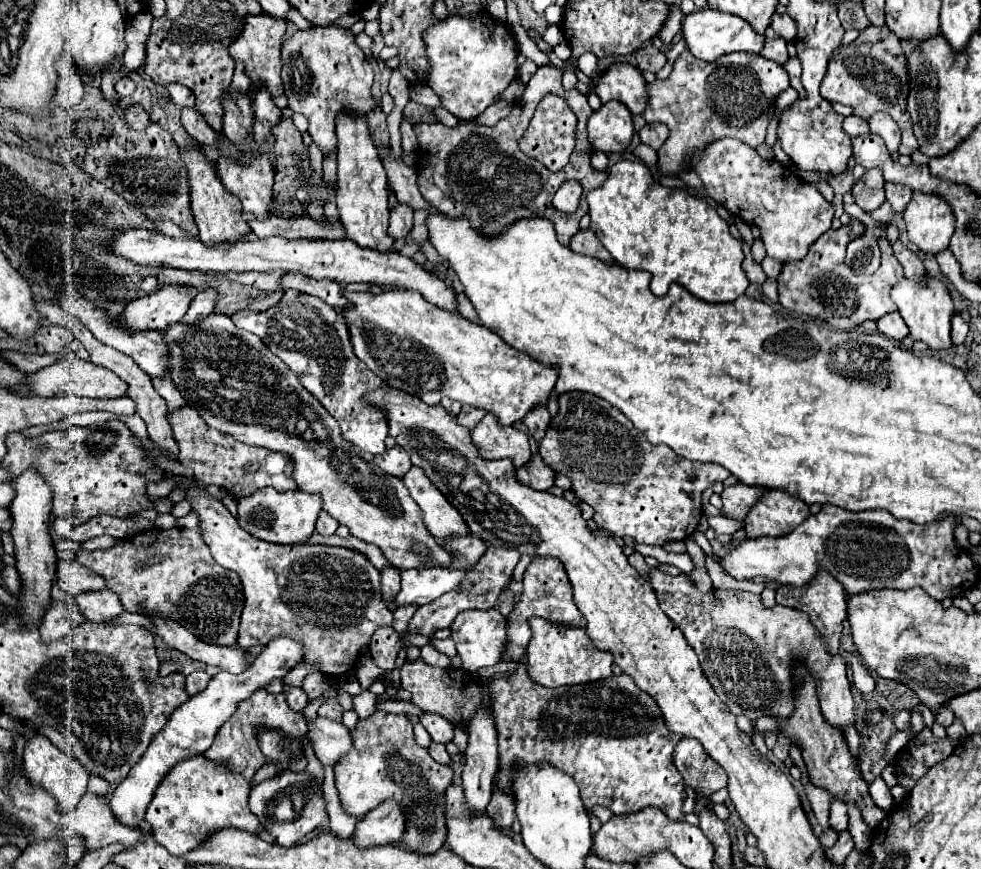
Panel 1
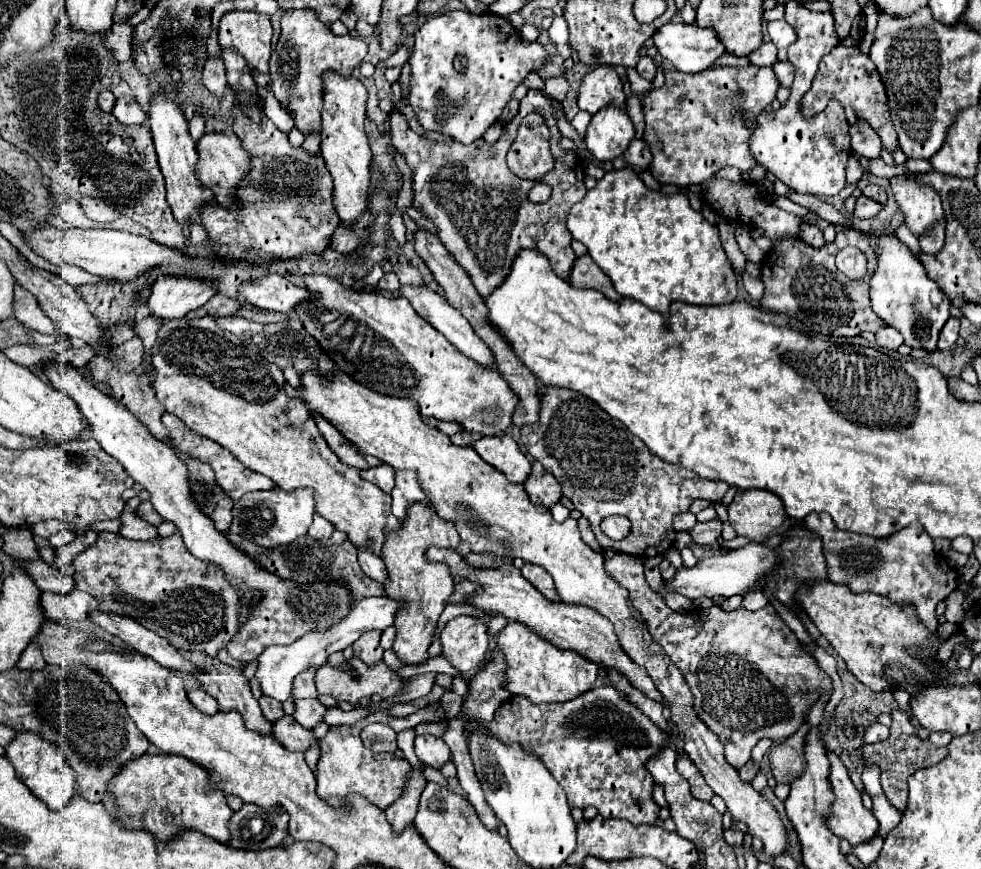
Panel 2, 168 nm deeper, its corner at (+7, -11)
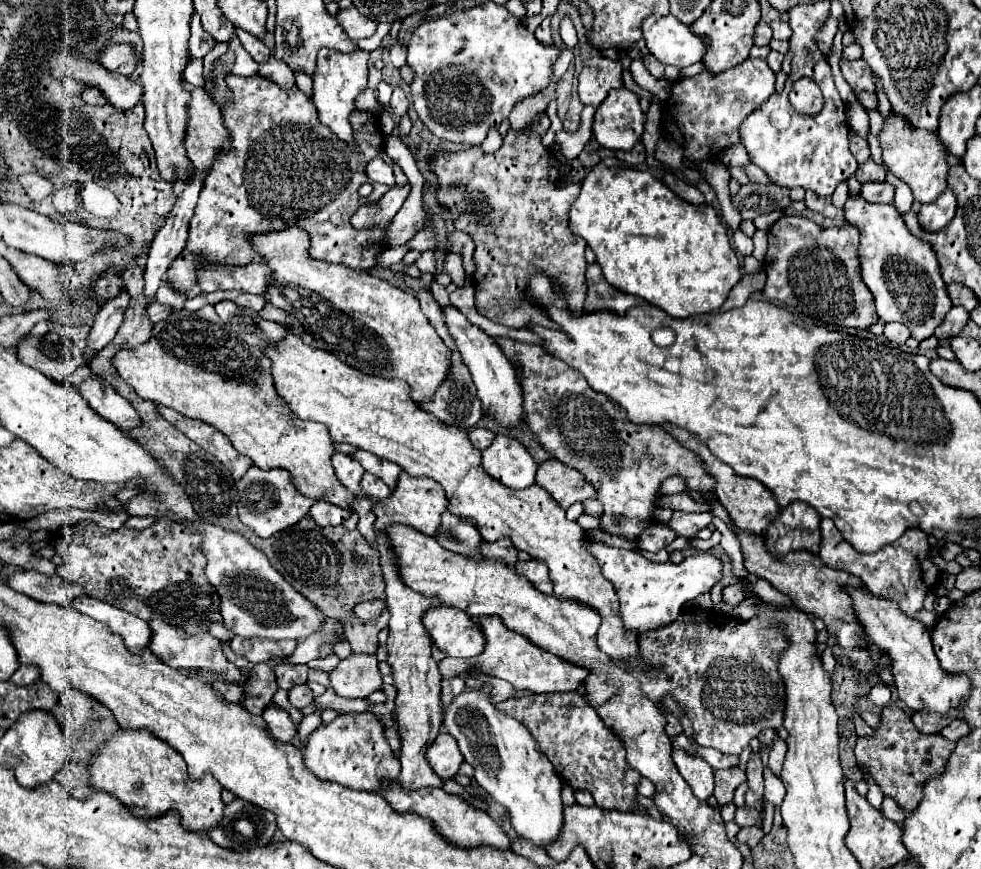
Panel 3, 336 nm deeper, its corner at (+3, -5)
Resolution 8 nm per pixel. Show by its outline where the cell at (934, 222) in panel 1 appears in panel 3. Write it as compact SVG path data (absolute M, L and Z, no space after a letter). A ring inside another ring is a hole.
M891 114L883 122L883 128L879 132L879 142L883 150L883 164L891 174L895 174L913 190L915 200L919 200L921 204L929 204L935 198L939 198L939 194L947 186L945 180L947 180L949 164L947 164L947 150L941 144L937 132L929 134L929 130L917 130L899 114Z

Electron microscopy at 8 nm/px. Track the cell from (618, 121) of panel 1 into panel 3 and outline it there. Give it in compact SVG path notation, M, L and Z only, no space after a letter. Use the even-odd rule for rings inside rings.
M617 88L611 90L609 96L597 108L593 118L593 136L603 148L631 150L641 140L643 124L645 124L645 114L639 108L639 96L627 88Z

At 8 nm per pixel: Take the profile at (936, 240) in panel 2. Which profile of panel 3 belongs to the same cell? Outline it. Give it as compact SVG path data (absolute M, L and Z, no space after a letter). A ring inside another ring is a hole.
M945 188L945 192L939 196L937 202L929 202L921 206L919 224L929 232L937 232L953 220L955 210L957 210L955 194L951 192L951 188Z

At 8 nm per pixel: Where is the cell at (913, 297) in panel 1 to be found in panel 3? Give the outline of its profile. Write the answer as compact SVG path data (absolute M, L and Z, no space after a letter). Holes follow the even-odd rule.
M855 194L847 198L843 210L845 220L861 230L861 278L875 298L879 318L883 322L905 324L915 340L933 336L953 304L947 296L947 286L939 274L939 262L931 244L909 232L893 204L871 204L861 194Z

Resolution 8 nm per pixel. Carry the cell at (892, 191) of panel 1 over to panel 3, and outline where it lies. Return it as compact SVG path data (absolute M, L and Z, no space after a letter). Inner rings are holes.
M869 158L865 164L861 164L855 172L855 178L865 184L865 182L883 182L885 180L885 166L877 164L873 158Z

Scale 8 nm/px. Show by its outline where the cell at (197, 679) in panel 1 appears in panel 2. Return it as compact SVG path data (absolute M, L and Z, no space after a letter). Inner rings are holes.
M197 688L197 690L191 690L189 692L189 700L191 704L201 710L201 712L207 712L207 714L215 714L217 712L217 700L213 696L209 696L203 688Z

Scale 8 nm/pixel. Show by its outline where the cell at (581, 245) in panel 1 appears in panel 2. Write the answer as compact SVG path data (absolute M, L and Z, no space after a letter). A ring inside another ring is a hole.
M583 254L575 260L573 270L571 270L571 284L573 286L587 286L593 290L603 292L605 296L609 296L609 300L619 300L621 296L615 292L611 280L605 276L605 272L591 260L589 254Z

